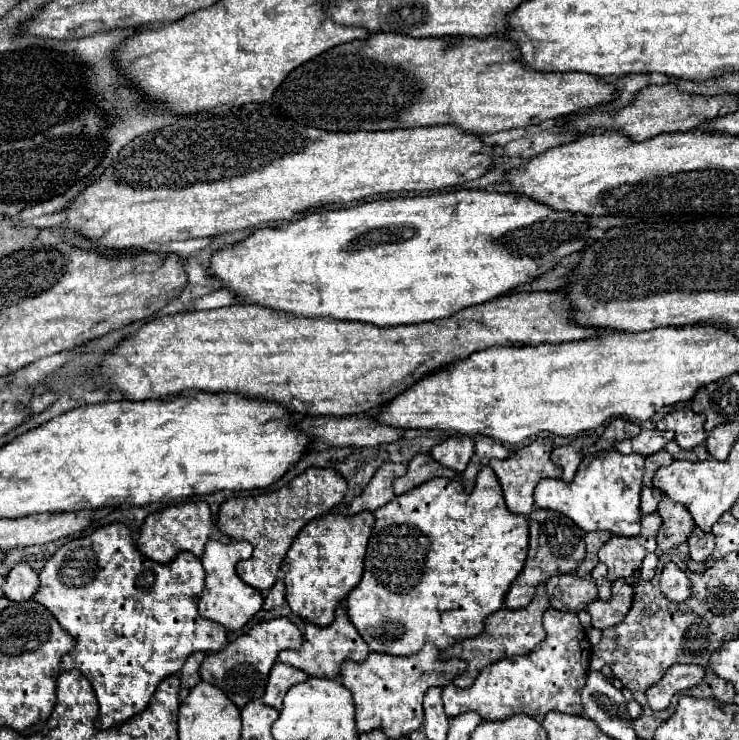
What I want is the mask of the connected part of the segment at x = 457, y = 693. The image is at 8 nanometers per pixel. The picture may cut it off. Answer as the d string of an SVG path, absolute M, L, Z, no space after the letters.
M550 608L544 614L546 640L536 646L534 652L526 656L504 658L496 664L486 666L476 678L474 686L458 688L448 684L442 688L444 710L450 718L464 712L476 712L484 720L506 720L512 714L526 712L528 716L546 716L548 712L582 714L580 692L586 686L588 662L590 662L590 642L576 614L566 614Z

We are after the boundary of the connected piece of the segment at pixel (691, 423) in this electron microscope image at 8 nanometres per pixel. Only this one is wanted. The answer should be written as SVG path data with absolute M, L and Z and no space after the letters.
M690 408L666 414L664 418L660 418L656 422L656 428L658 430L672 430L676 434L678 446L682 446L684 450L690 450L706 440L704 418L702 418L702 414L692 412Z

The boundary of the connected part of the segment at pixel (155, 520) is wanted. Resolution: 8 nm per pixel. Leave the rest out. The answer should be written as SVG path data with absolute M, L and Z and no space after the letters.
M204 500L200 502L184 502L184 504L176 504L170 506L162 512L154 512L144 520L140 538L138 538L138 550L152 558L154 562L166 564L170 560L174 560L180 552L192 552L194 556L202 558L204 554L204 546L208 540L220 540L220 542L230 542L228 536L224 536L218 526L212 522L212 514L210 508Z

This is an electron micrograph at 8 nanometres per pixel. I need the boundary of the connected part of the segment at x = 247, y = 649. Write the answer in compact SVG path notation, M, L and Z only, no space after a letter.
M288 618L260 622L248 634L242 634L234 642L226 644L224 650L208 654L206 662L202 662L200 676L204 682L218 686L238 708L244 708L248 702L262 698L268 674L278 662L278 654L282 650L298 650L298 646L302 646L302 634Z

